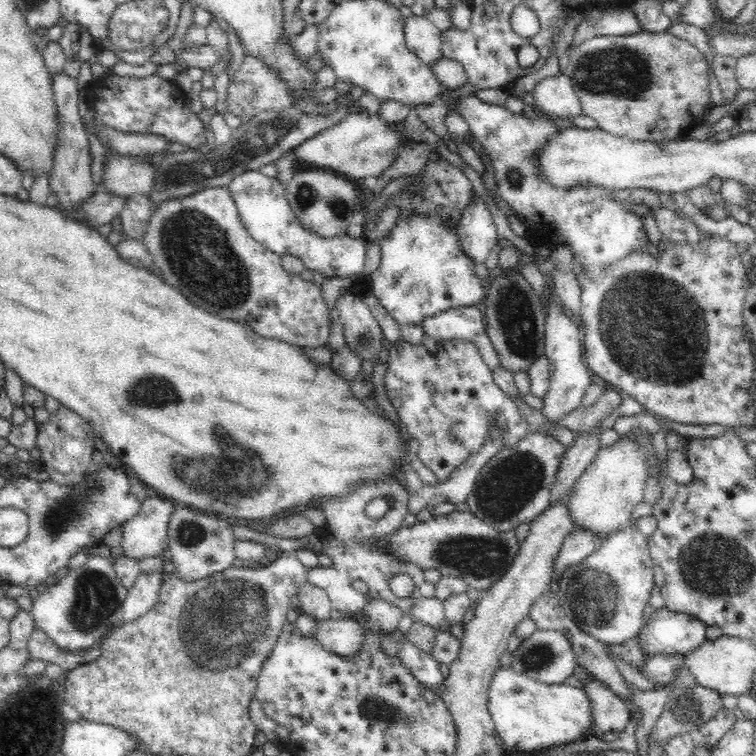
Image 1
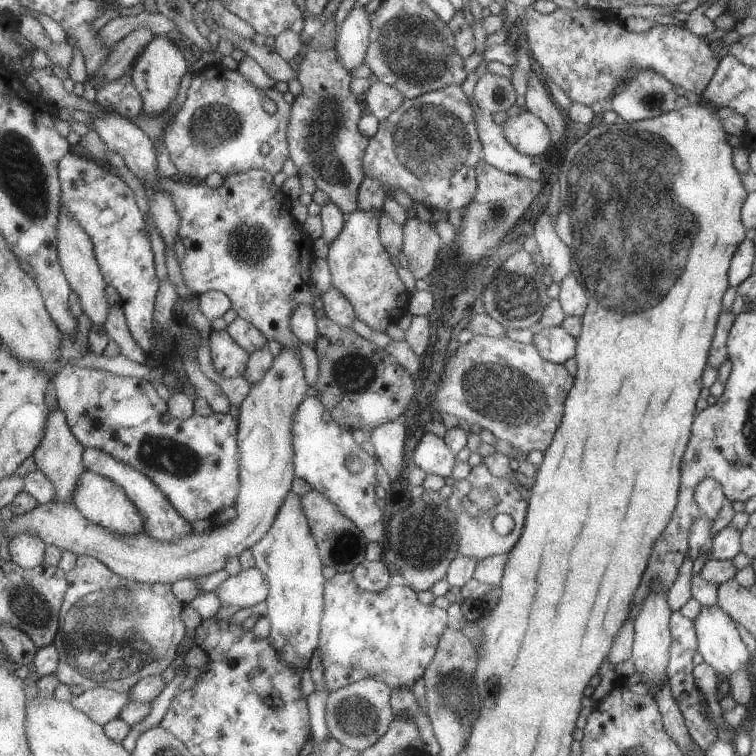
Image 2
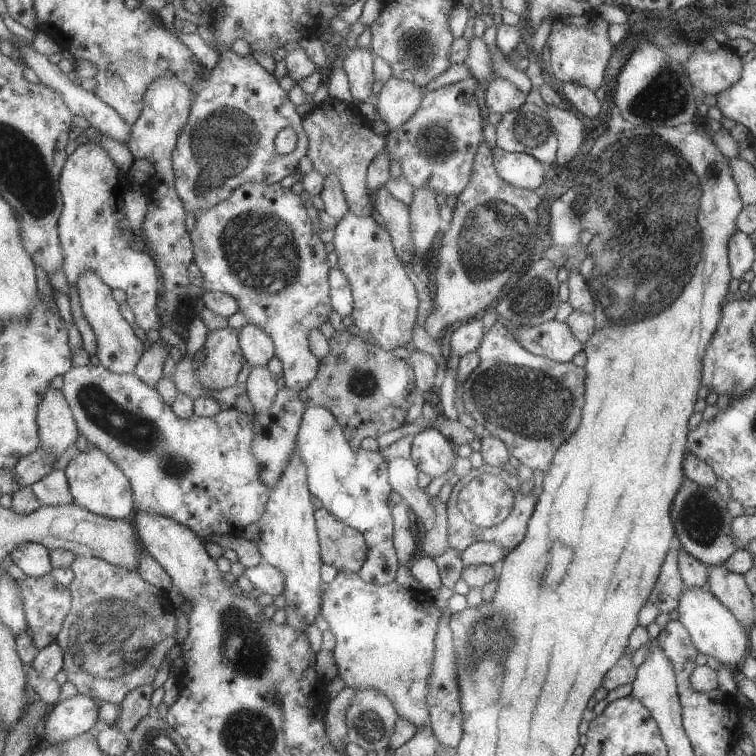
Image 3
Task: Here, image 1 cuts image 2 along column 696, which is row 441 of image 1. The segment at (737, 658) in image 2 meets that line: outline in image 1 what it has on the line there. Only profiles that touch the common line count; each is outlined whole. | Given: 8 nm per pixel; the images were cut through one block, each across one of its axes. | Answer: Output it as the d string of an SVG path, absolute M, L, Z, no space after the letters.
M625 435L608 448L601 448L568 494L566 503L574 528L584 527L586 531L596 533L600 540L624 528L629 523L634 508L643 503L648 472L647 450L643 450L636 441L625 438Z

